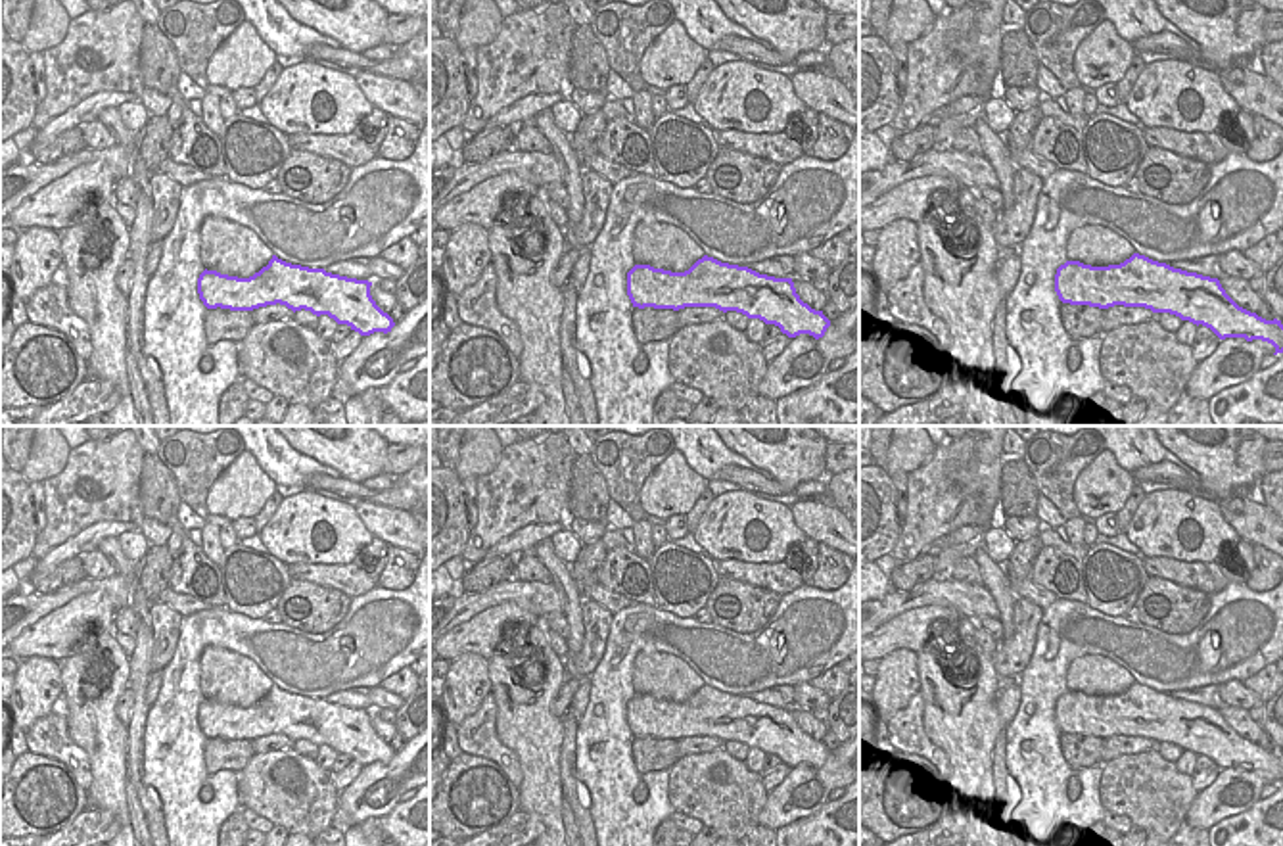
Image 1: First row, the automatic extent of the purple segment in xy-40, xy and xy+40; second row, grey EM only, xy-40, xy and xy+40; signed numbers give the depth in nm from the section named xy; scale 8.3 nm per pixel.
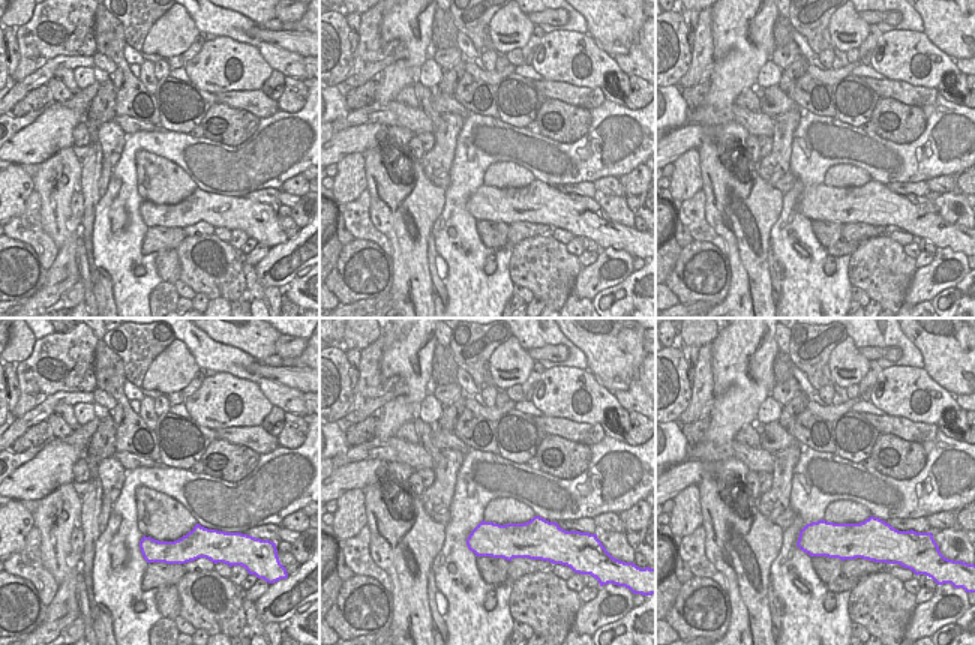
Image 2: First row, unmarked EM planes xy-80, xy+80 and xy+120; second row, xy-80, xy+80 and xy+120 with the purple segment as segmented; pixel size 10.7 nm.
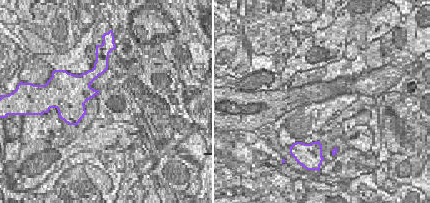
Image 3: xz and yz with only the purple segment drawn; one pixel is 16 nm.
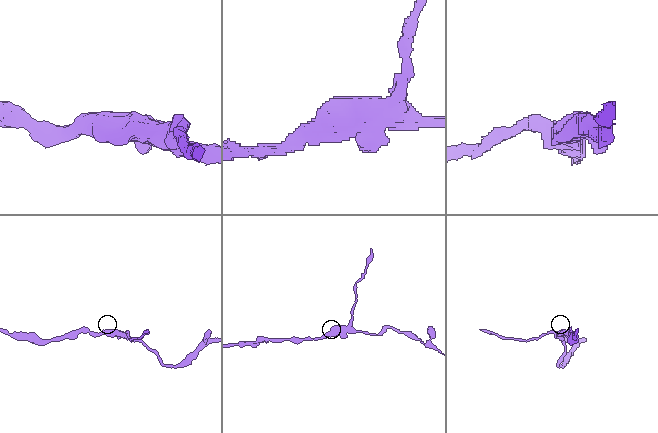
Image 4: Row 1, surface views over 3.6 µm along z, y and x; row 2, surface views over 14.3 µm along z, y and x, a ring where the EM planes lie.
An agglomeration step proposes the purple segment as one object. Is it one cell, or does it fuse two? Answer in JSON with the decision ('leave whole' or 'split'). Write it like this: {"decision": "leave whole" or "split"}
{"decision": "split"}

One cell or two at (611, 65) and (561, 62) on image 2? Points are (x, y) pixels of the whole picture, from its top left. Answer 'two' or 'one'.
one

